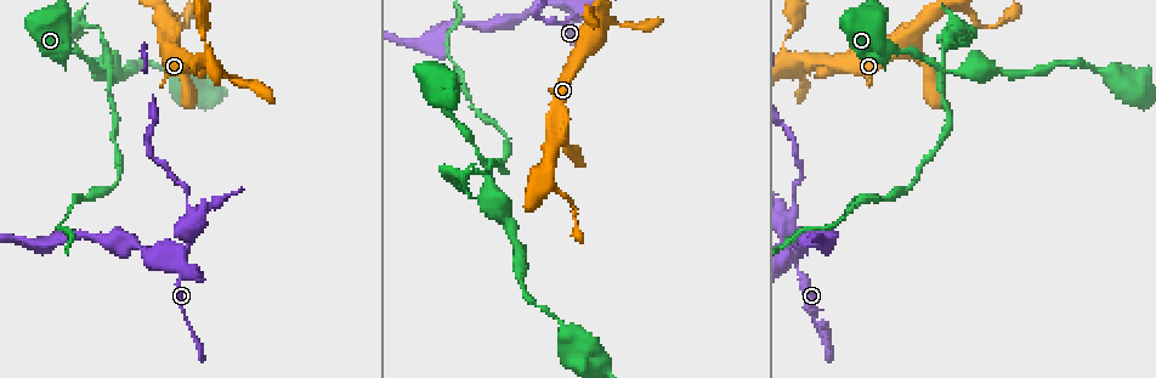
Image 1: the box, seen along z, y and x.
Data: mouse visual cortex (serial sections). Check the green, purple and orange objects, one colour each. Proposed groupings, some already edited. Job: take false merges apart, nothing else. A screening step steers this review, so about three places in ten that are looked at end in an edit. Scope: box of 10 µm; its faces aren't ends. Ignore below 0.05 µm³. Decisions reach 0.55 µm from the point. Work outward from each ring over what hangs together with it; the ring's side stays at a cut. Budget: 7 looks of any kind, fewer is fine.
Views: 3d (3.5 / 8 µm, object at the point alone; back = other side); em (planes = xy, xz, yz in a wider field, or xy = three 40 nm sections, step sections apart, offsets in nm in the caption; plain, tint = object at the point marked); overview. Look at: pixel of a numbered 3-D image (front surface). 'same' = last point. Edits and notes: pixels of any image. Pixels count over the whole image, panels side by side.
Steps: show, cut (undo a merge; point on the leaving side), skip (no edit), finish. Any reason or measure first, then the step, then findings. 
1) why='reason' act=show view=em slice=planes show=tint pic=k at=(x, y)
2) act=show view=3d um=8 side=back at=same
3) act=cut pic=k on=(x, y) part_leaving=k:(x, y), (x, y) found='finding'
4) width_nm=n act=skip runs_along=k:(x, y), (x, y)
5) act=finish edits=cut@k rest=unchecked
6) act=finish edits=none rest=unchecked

why='calibre changes' act=show view=3d um=3.5 pic=1 at=(178, 16)

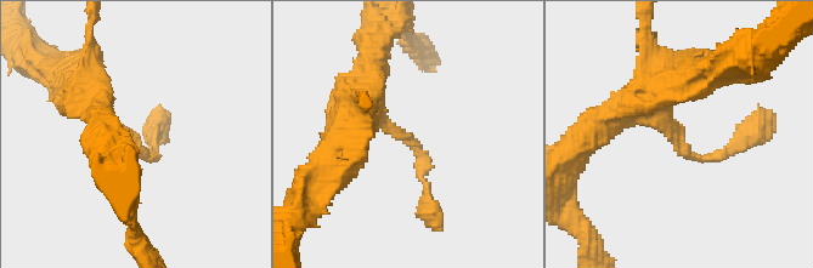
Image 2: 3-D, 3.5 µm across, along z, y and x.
why='need the tissue' act=show view=em slice=xy step=5 show=tint pic=2 at=(406, 137)

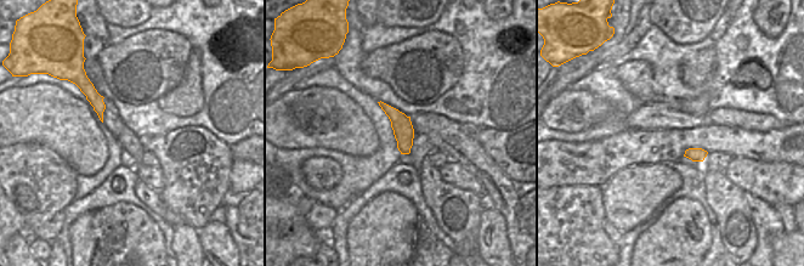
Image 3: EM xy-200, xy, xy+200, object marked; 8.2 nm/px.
act=skip runs_along=2:(371, 86), (371, 114), (412, 142), (428, 192) found='continuous, no second cell'

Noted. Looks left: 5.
why='sudden change in width' act=show view=3d um=3.5 pic=1 at=(793, 207)

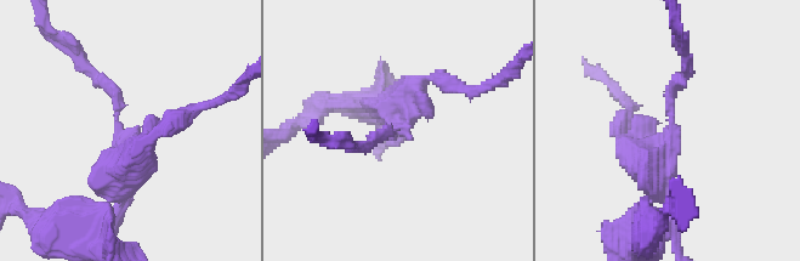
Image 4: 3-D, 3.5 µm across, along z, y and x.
act=show view=em slice=xy step=2 show=tint pic=4 at=(671, 126)

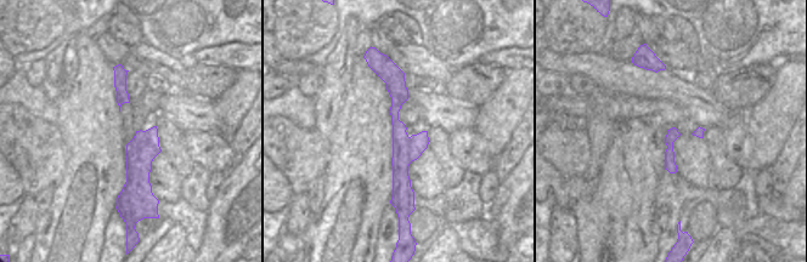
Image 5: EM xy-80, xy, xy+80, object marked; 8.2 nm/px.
width_nm=220 act=skip runs_along=5:(389, 66), (400, 180), (408, 192) found='all the same cell'

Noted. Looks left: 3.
why='sharp bend' act=show view=3d um=8 pic=1 at=(595, 29)

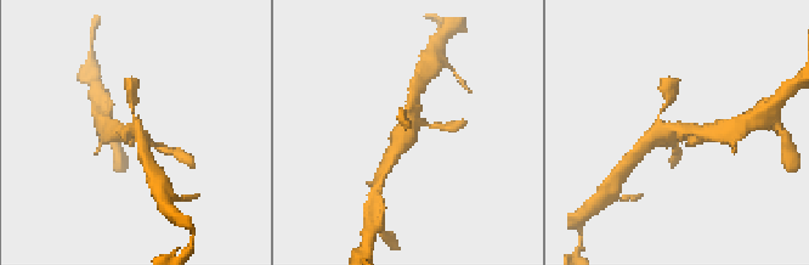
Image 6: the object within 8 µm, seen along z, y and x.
act=show view=3d um=3.5 at=same

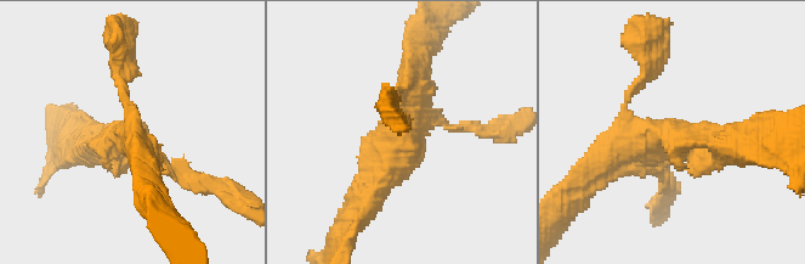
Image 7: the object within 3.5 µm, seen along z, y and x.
arms=4 arm_widths_nm=150,150,350,400 act=show view=em slice=xy step=3 show=tint pic=7 at=(668, 134)

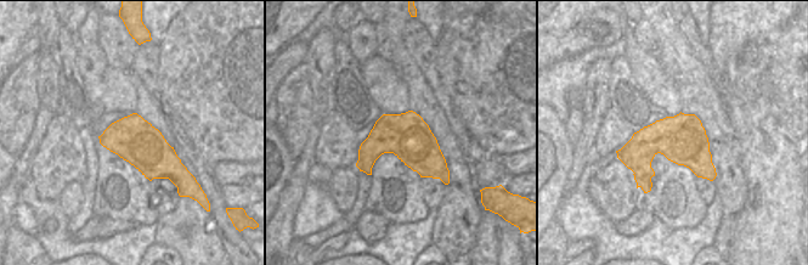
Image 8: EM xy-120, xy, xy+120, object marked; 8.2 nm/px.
width_nm=380 act=skip runs_along=7:(735, 145), (631, 134), (631, 89) found='all the same cell'

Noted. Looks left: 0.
act=finish edits=none rest=unchecked

